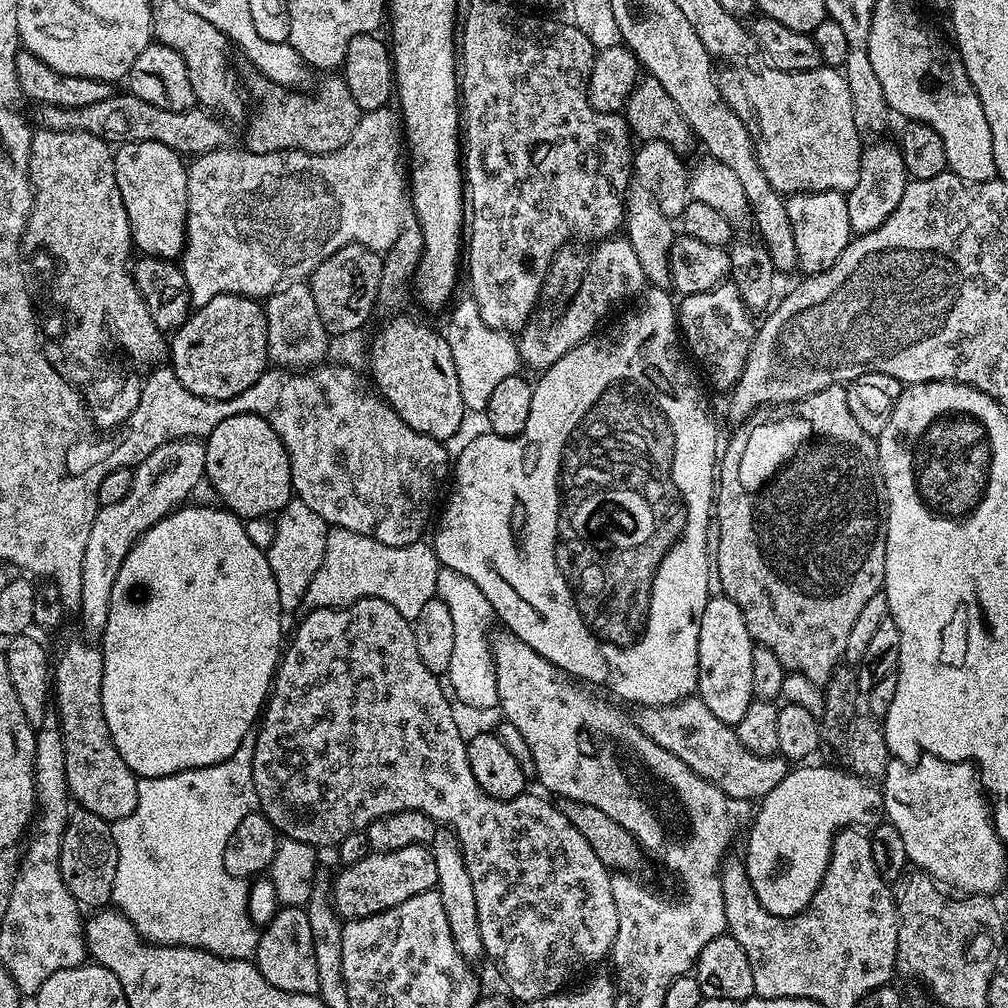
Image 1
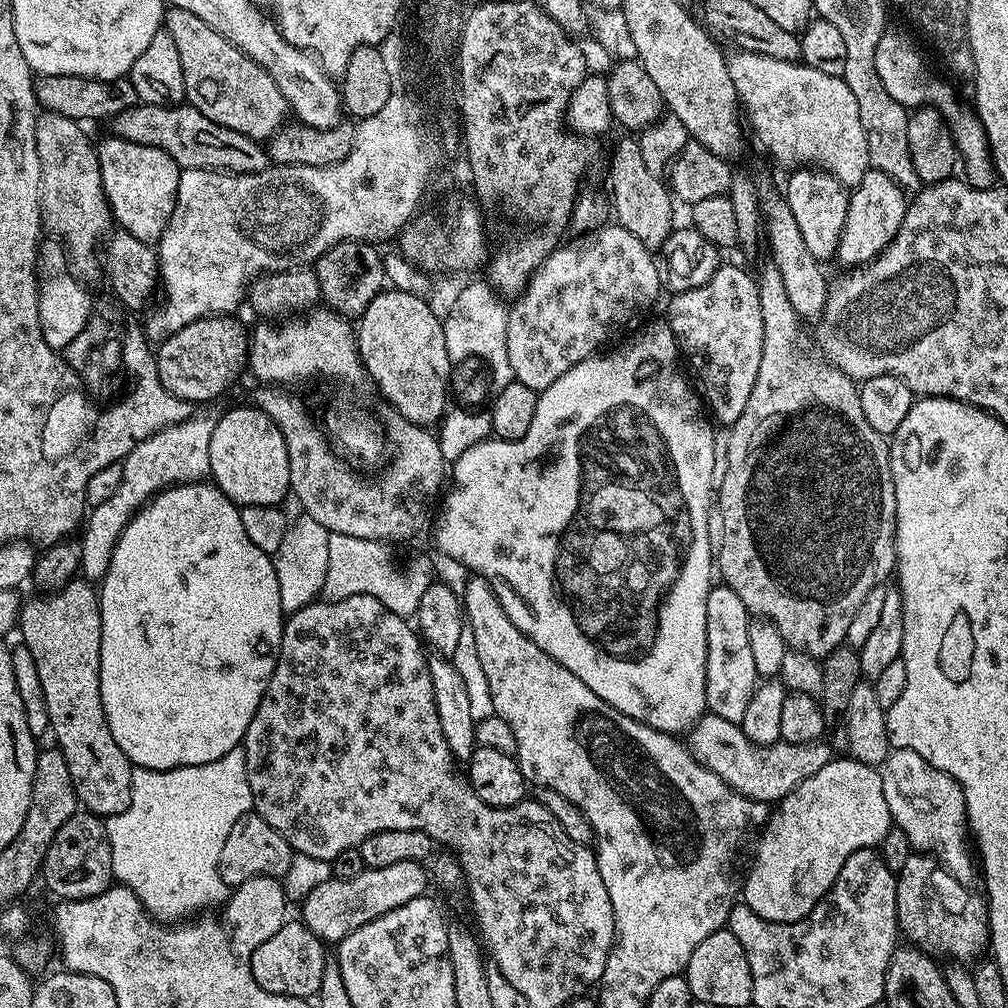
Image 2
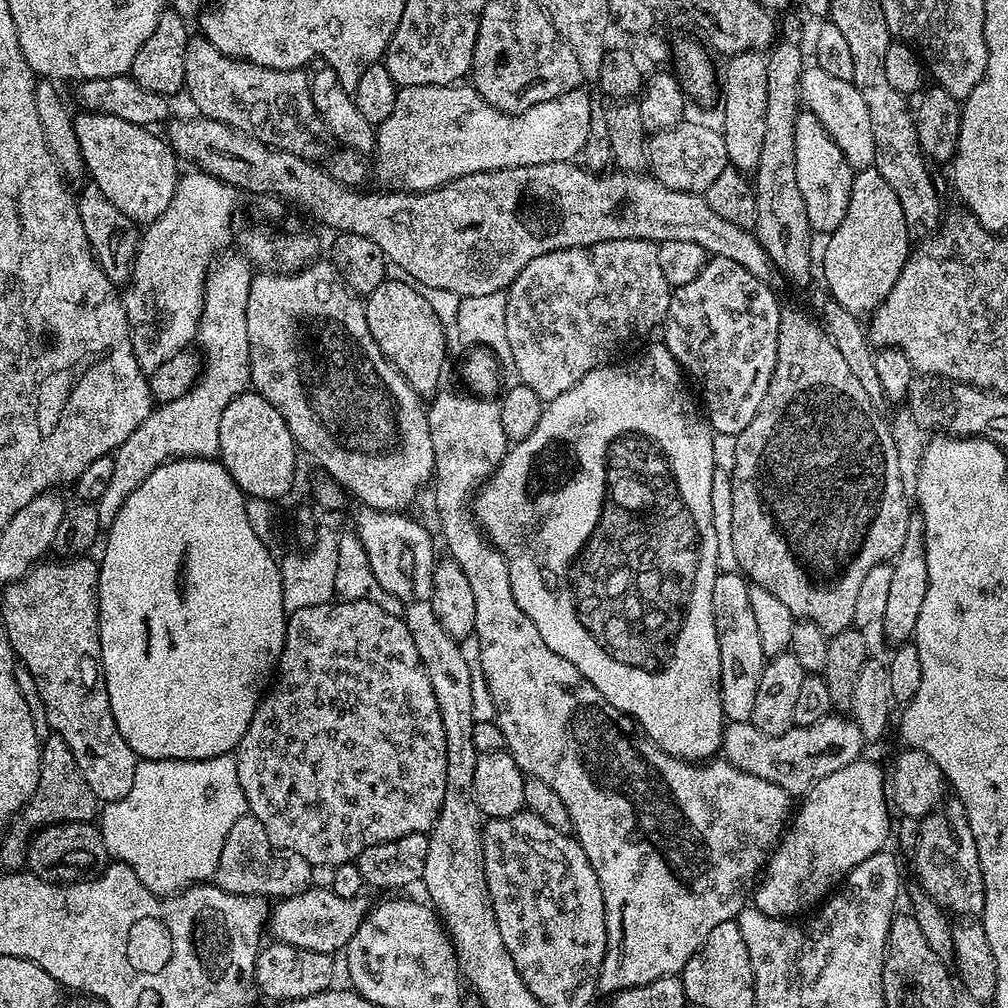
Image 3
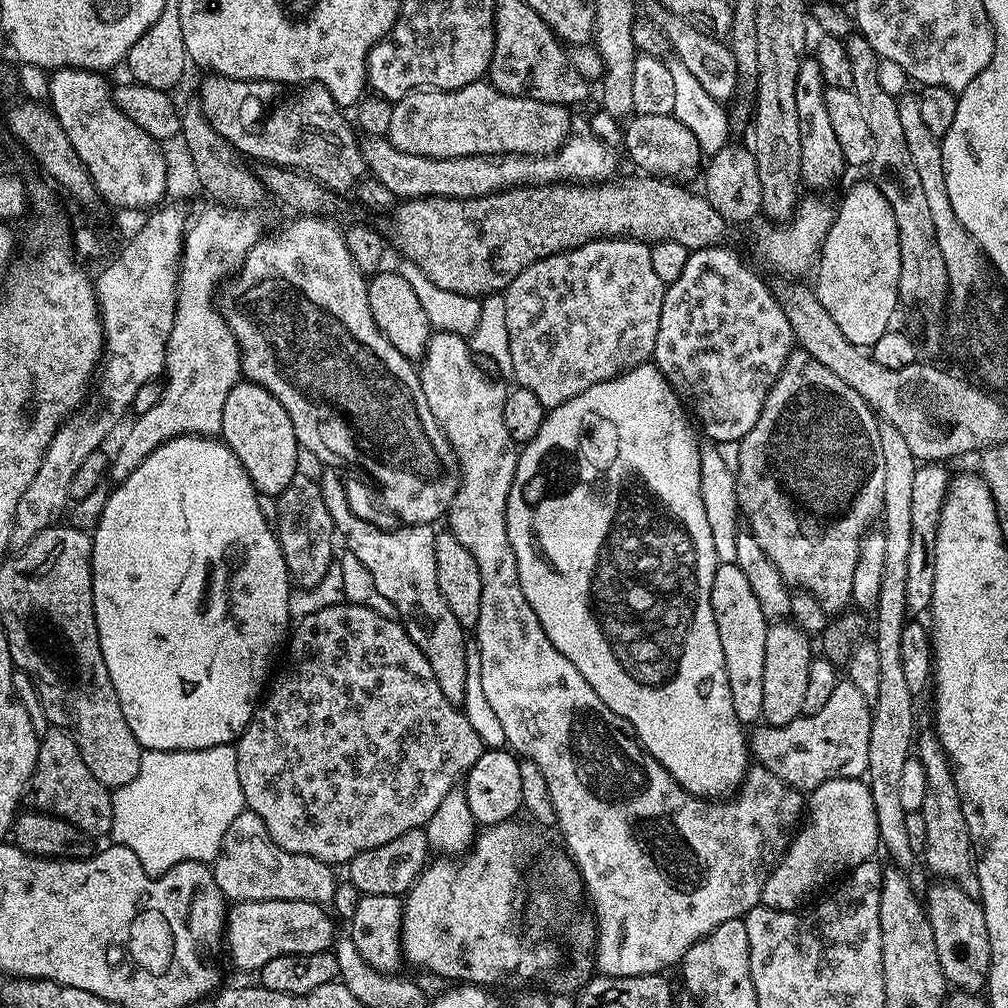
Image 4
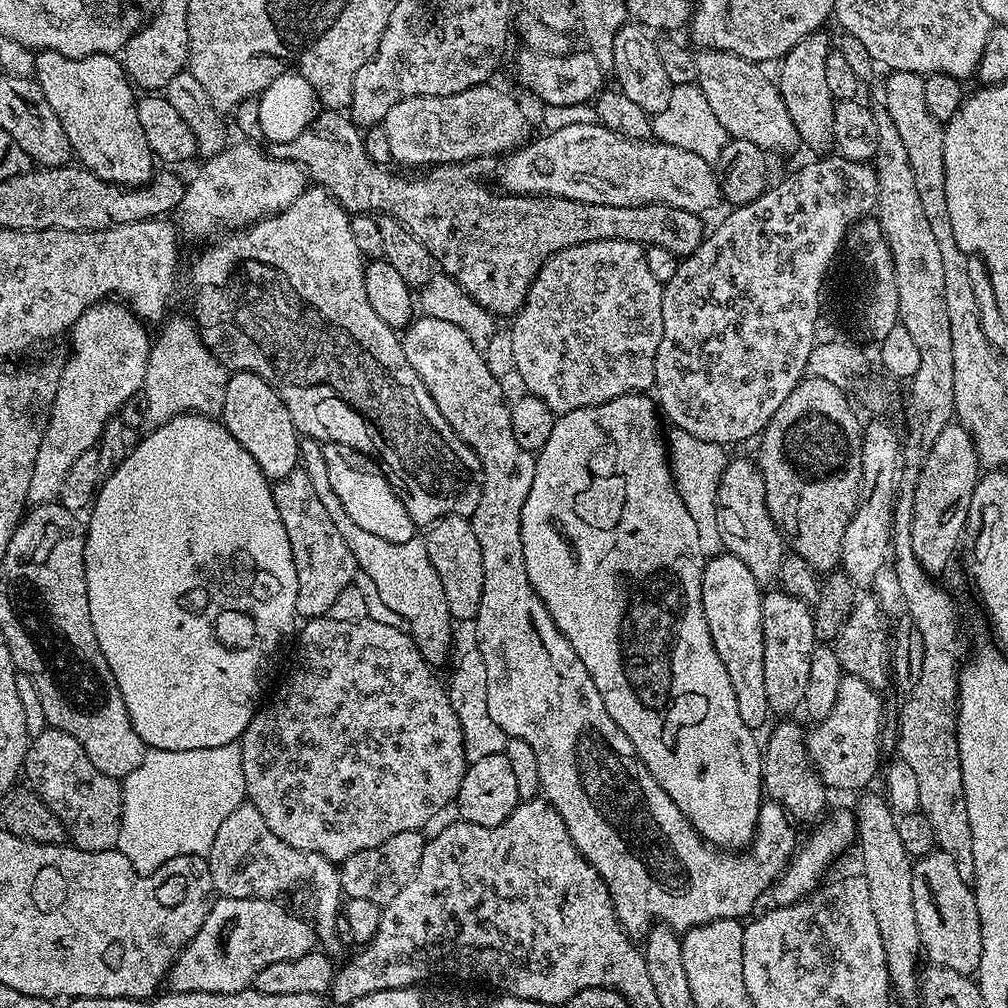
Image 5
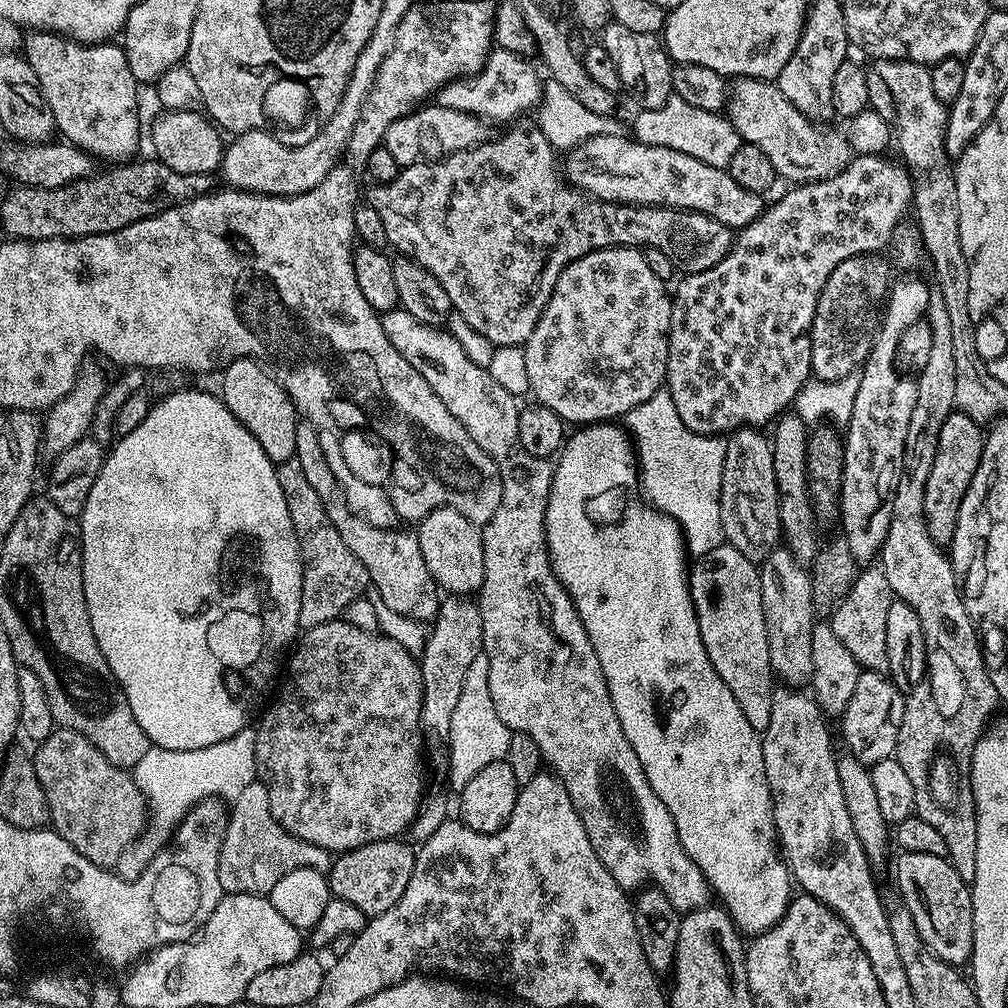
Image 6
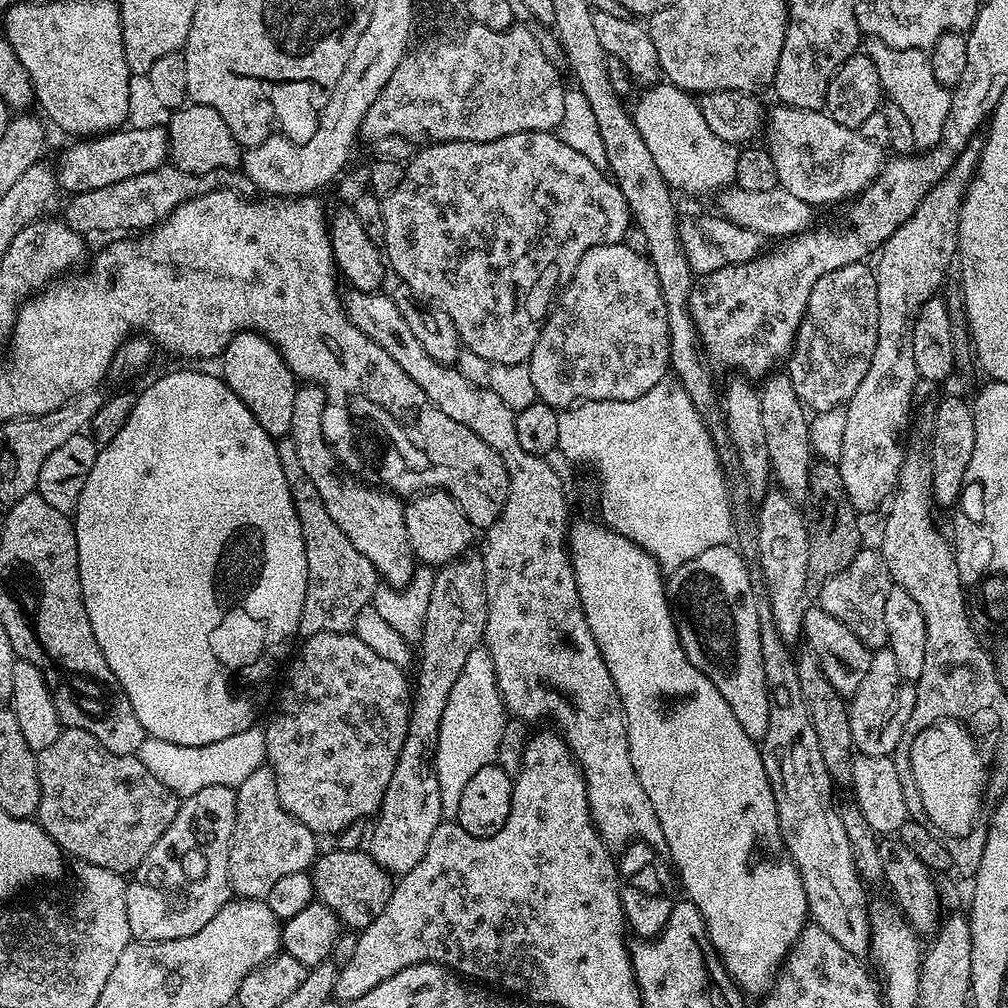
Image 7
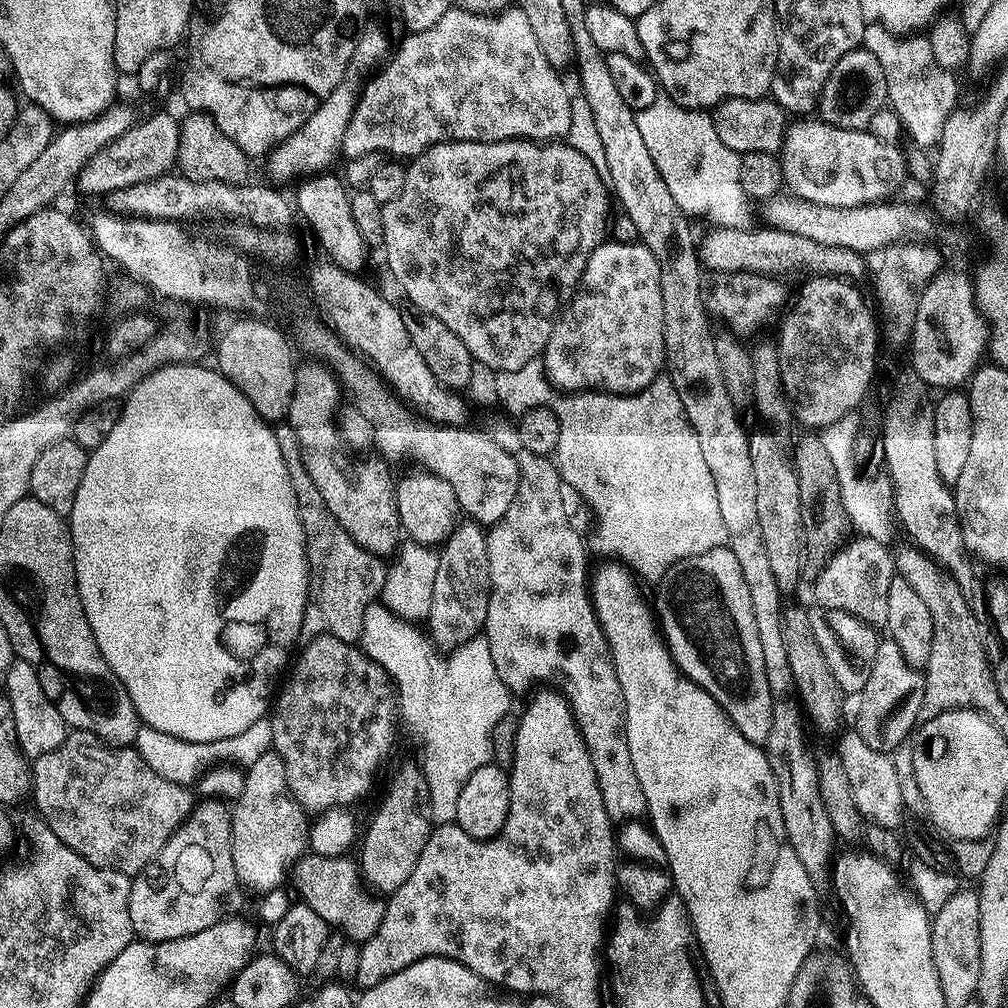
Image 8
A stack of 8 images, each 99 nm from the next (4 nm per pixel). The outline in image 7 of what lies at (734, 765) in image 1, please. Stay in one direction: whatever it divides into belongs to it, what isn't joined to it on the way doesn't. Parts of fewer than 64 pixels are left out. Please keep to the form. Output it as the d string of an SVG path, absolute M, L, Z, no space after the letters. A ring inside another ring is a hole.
M888 647L875 649L870 671L848 705L855 751L861 756L892 756L898 742L905 739L904 727L914 710L915 701L916 685L913 681L902 678L891 650Z

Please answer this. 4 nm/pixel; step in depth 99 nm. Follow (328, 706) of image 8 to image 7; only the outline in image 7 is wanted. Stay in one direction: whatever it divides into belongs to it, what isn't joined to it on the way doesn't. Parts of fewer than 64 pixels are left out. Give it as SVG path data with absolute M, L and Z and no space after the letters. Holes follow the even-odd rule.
M352 632L314 634L303 643L300 653L291 657L292 669L284 680L276 713L264 728L266 764L276 779L278 802L282 802L284 809L302 822L302 826L324 838L336 836L351 824L367 816L375 817L380 811L406 740L414 692L401 665L382 658L382 654L374 654L374 650Z

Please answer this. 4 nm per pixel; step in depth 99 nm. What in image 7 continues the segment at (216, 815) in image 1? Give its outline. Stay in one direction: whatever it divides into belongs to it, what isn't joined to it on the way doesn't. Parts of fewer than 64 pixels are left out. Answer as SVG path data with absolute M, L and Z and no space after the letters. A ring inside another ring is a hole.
M253 726L234 734L230 738L222 738L222 742L210 742L206 746L178 746L174 742L166 742L162 738L148 736L142 742L138 753L142 766L158 778L171 792L183 798L202 790L202 786L226 786L239 788L254 770L265 767L266 734L264 728Z

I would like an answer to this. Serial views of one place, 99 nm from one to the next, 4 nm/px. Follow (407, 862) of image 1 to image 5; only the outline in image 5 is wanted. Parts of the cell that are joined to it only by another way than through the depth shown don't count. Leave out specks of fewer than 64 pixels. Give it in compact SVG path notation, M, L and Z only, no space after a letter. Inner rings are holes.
M220 896L209 908L198 934L176 956L167 983L174 992L213 992L230 994L240 992L255 981L258 970L274 966L274 962L286 962L302 958L302 954L317 947L316 930L300 916L287 912L275 899L255 900L254 898L230 898Z

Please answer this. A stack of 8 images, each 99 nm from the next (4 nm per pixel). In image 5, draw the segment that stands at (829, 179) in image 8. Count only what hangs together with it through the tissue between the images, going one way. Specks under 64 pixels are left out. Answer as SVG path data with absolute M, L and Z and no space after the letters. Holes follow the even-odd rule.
M701 49L696 55L696 84L706 96L716 119L724 126L729 137L754 142L767 152L790 152L801 145L779 85L764 72L761 65L729 51Z

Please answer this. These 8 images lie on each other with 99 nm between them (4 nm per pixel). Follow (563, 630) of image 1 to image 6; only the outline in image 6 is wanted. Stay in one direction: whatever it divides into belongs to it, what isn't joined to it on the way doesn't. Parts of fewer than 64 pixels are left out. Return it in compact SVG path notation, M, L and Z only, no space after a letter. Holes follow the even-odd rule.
M616 422L585 424L577 427L576 432L567 437L564 447L560 449L554 460L552 485L546 502L546 518L544 519L544 537L548 543L548 557L552 563L558 582L568 591L574 606L578 610L578 618L582 618L582 626L594 646L594 654L598 654L598 662L602 666L602 674L606 678L606 686L610 694L610 702L616 711L618 722L630 742L634 746L634 754L638 754L638 762L642 762L642 770L654 786L654 794L662 798L666 810L670 810L670 818L674 818L674 826L686 854L702 870L709 889L720 895L719 903L731 917L737 929L744 934L759 934L770 930L786 914L788 904L794 895L794 881L790 868L778 851L776 823L772 817L772 795L766 782L766 762L762 758L764 745L761 733L746 722L746 714L742 714L742 706L738 706L738 698L730 694L730 686L722 682L718 670L710 662L704 649L700 627L697 624L696 607L688 589L689 557L684 547L684 534L676 520L665 512L649 506L638 495L638 465L634 445L625 429L619 428Z

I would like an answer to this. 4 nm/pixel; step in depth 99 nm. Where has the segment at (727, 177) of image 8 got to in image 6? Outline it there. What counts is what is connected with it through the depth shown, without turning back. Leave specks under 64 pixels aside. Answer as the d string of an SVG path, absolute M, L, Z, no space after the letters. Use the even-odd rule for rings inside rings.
M675 94L662 108L641 109L638 114L632 134L640 143L678 150L715 168L727 169L742 143L737 130L723 115L696 108Z

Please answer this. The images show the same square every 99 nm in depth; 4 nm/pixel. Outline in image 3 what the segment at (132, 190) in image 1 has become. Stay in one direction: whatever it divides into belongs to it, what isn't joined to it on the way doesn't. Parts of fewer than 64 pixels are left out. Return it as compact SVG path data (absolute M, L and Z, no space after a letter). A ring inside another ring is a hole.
M84 110L80 114L81 116L77 115L74 120L76 137L79 140L80 153L84 158L87 175L92 175L89 176L91 183L96 184L105 198L114 202L114 206L118 206L118 210L122 210L122 214L128 221L136 223L137 220L140 226L147 226L153 220L157 220L170 206L178 179L178 171L176 172L178 158L167 139L160 137L159 140L154 134L155 131L106 113Z

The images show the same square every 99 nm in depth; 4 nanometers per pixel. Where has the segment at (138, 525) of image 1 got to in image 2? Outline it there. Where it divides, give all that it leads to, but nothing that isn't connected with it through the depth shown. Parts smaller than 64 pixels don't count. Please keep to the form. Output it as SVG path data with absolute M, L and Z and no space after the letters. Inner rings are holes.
M194 414L189 420L166 426L150 438L138 442L134 450L122 461L122 482L118 490L102 506L91 509L82 524L84 537L79 537L81 546L80 572L89 582L103 581L114 554L114 546L122 530L132 517L156 495L174 484L204 482L210 476L210 440L214 434L216 420L213 417Z

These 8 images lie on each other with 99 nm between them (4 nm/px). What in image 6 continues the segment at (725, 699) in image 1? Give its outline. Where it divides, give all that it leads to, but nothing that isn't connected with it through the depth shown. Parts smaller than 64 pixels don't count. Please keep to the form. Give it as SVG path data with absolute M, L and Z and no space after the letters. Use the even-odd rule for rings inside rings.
M722 543L710 554L695 557L688 570L688 589L696 607L697 624L706 654L718 670L722 682L730 686L730 694L738 698L738 706L742 706L742 714L746 714L746 722L754 726L758 733L764 733L766 726L770 726L770 706L772 705L772 690L774 687L774 673L770 666L770 646L766 638L766 618L762 614L762 586L760 585L759 567L746 558L738 550L734 550L728 543Z

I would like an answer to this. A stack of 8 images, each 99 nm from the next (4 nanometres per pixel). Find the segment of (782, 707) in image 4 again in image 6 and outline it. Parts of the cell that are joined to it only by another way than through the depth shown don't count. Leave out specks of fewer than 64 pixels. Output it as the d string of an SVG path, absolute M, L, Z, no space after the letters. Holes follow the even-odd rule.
M784 546L773 548L765 560L759 561L760 585L762 586L762 614L766 618L766 638L770 646L770 666L775 679L781 685L803 689L812 683L814 670L810 655L810 634L814 623L812 611L812 577L809 569L800 564Z

